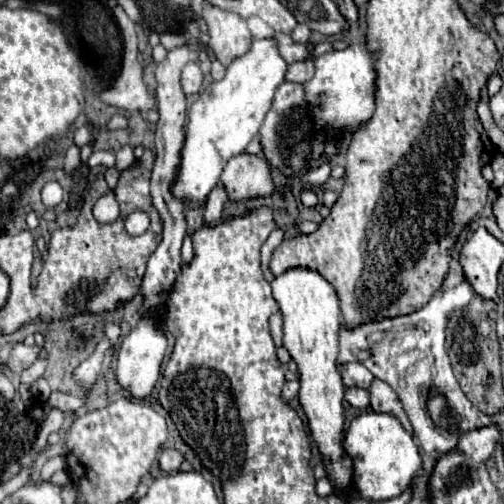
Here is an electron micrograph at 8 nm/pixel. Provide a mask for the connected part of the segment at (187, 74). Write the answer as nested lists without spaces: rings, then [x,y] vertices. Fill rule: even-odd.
[[[191,61],[183,67],[183,73],[181,73],[181,87],[185,91],[185,95],[195,95],[201,91],[201,85],[203,85],[203,73],[199,69],[199,63],[197,61]]]

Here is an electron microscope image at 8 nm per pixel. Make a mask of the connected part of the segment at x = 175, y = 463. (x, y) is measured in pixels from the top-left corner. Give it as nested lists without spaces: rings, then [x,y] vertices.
[[[165,449],[159,457],[159,465],[165,473],[175,473],[181,463],[183,463],[183,455],[175,449]]]

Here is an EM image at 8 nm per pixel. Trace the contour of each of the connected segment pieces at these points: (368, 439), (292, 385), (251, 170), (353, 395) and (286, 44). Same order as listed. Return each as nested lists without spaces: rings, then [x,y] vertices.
[[[361,413],[351,421],[349,431],[343,441],[345,451],[355,463],[355,491],[363,499],[385,501],[403,493],[411,485],[417,471],[423,467],[421,447],[417,439],[403,429],[403,425],[391,413]]]
[[[287,381],[281,391],[281,397],[285,403],[291,403],[297,397],[297,393],[299,393],[299,381]]]
[[[239,153],[227,161],[221,183],[233,201],[267,197],[275,191],[273,173],[267,159],[249,153]]]
[[[349,387],[345,393],[345,399],[355,409],[367,409],[369,407],[369,391],[359,387]]]
[[[277,33],[275,37],[277,37],[277,43],[279,43],[279,51],[281,51],[281,55],[283,55],[283,59],[287,63],[313,59],[313,53],[311,53],[311,45],[309,43],[295,43],[291,39],[291,35],[287,35],[287,33]]]

